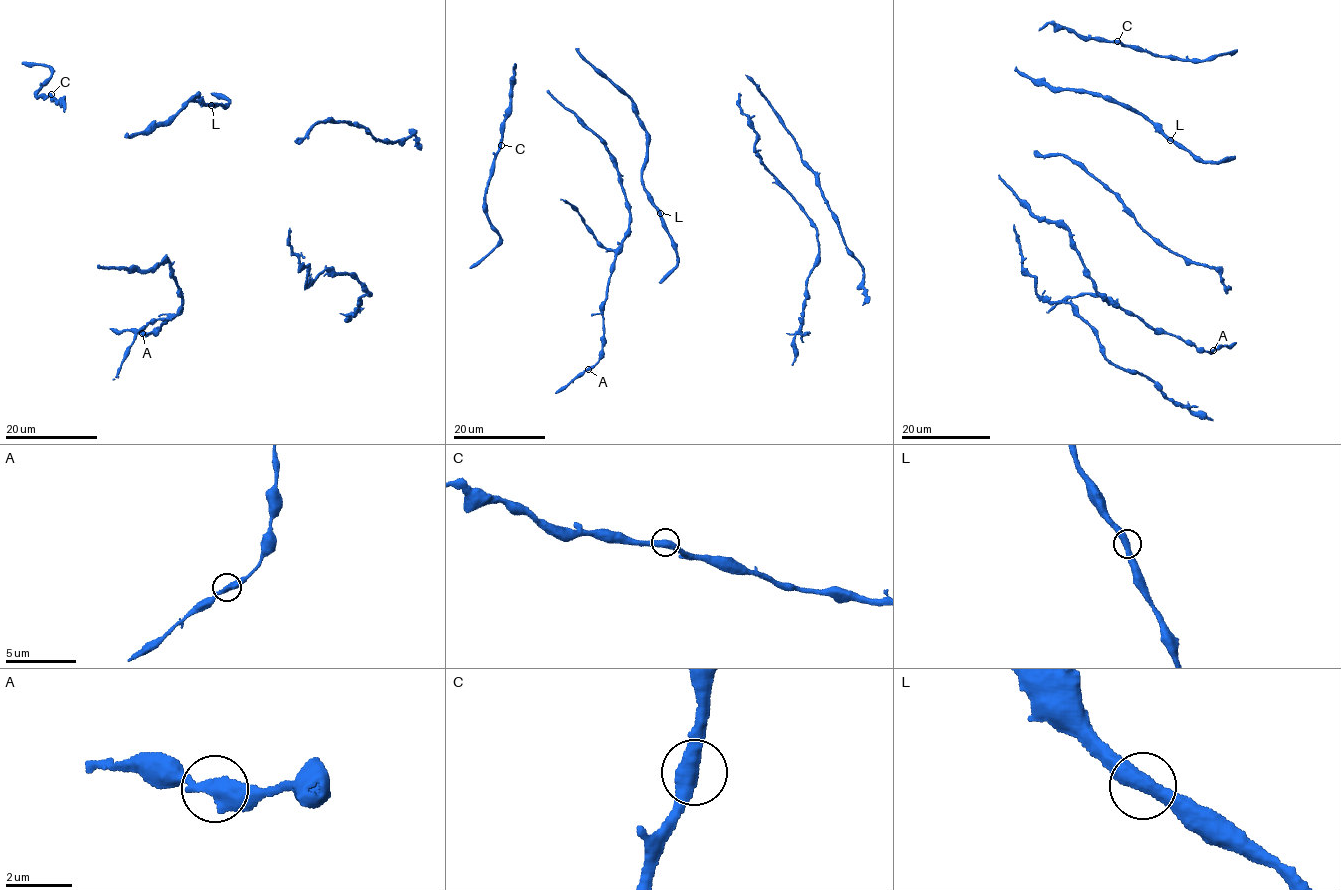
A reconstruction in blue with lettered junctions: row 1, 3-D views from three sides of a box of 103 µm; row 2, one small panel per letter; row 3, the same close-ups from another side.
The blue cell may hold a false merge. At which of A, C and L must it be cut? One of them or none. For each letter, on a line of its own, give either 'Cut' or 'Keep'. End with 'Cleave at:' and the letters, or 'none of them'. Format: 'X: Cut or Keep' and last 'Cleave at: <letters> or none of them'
A: Keep
C: Keep
L: Keep
Cleave at: none of them

